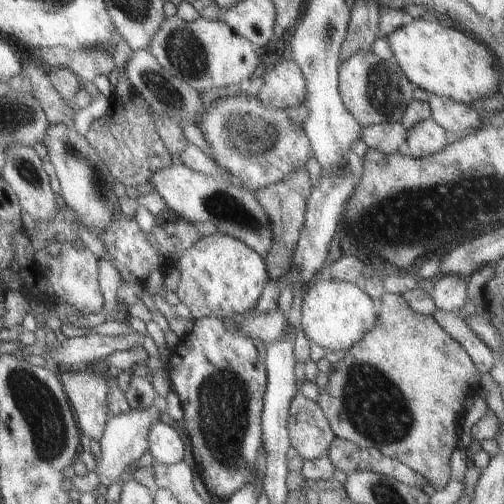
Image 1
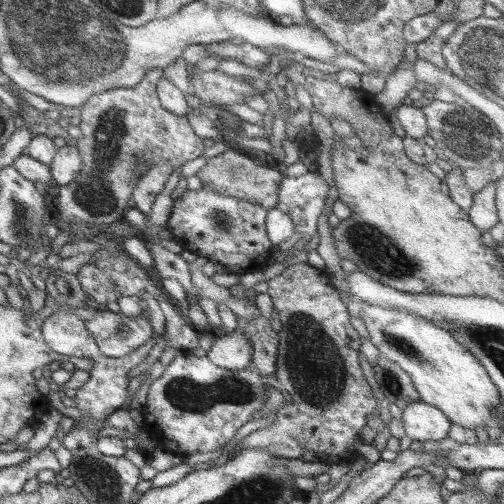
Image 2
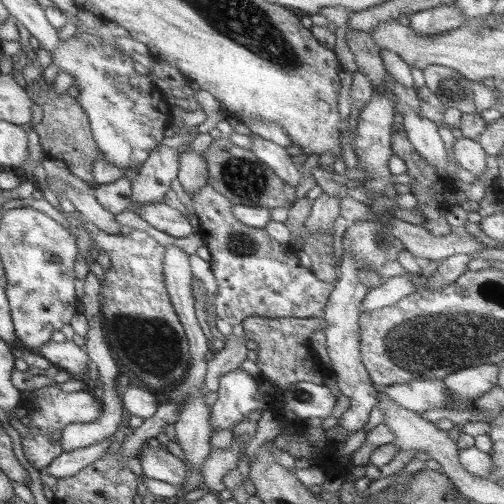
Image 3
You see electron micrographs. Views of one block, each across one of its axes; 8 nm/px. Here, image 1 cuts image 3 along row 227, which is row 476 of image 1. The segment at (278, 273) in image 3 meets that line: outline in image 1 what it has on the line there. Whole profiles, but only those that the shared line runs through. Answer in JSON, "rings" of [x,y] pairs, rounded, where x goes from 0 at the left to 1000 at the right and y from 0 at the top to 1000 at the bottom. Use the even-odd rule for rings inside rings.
{"rings":[[[387,631],[379,659],[355,675],[327,718],[327,734],[339,758],[339,774],[359,798],[363,849],[379,873],[387,933],[411,968],[423,992],[450,992],[466,972],[478,968],[494,948],[494,917],[506,913],[518,873],[518,817],[522,817],[522,786],[530,766],[526,738],[526,702],[530,687],[514,675],[502,675],[474,655],[450,655],[435,631]]]}

